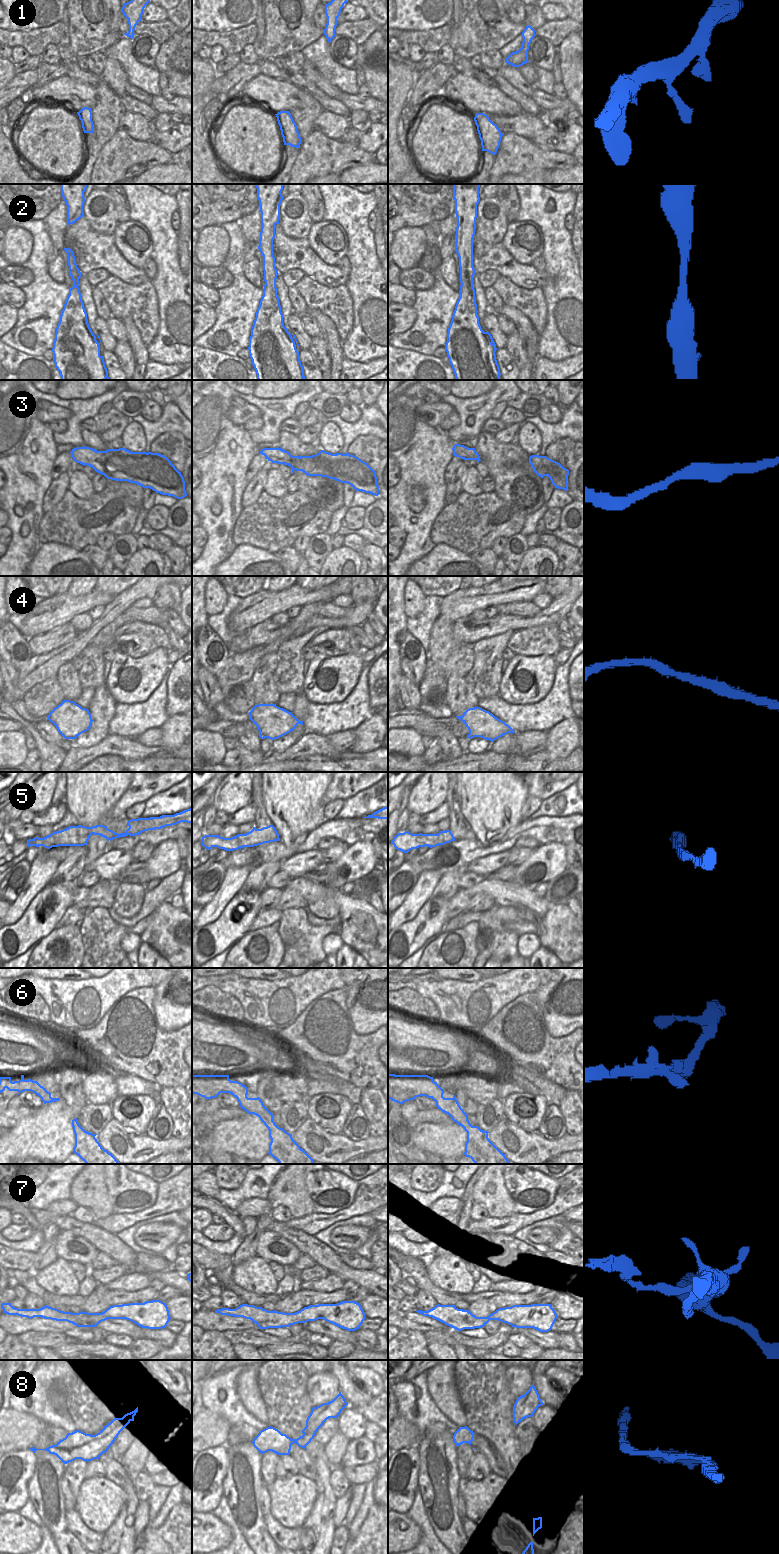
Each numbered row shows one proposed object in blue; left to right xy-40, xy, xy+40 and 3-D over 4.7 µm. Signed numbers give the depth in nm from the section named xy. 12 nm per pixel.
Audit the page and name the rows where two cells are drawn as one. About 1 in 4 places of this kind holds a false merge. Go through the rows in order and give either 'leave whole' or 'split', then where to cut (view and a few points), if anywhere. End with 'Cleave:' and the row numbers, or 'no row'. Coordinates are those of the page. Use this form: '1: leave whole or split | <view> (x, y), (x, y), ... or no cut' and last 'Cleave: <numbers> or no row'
1: leave whole | no cut
2: leave whole | no cut
3: leave whole | no cut
4: leave whole | no cut
5: leave whole | no cut
6: leave whole | no cut
7: leave whole | no cut
8: split | xy+40 (525, 1393), (527, 1406), (531, 1407), (535, 1403), (540, 1405)
Cleave: 8

